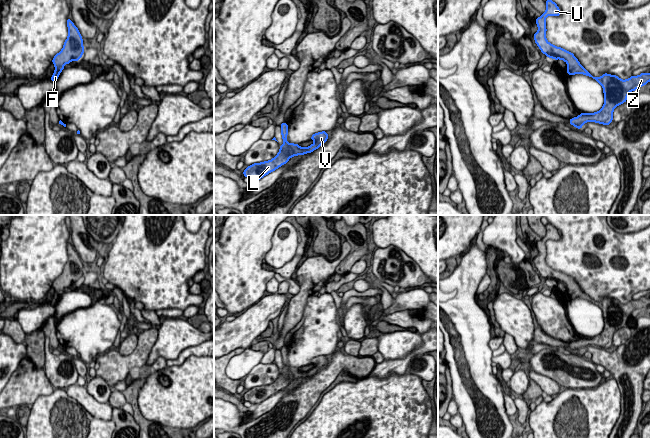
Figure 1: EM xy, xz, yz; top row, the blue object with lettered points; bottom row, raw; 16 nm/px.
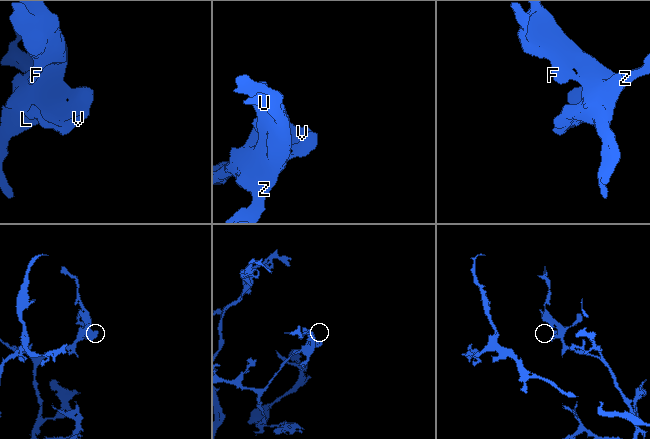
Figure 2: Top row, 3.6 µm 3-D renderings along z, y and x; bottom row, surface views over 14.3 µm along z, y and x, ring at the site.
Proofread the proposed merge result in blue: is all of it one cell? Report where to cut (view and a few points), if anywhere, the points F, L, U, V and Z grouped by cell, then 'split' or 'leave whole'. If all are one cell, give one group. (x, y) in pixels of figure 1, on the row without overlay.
cut none; groups F L U V Z; leave whole

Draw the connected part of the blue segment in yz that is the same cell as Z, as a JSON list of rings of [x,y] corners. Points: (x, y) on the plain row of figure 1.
[[[548,223],[546,226],[546,235],[535,246],[538,255],[533,262],[539,273],[548,282],[554,284],[560,283],[567,287],[566,297],[569,299],[583,298],[596,304],[602,311],[604,317],[604,329],[595,337],[583,337],[577,341],[571,342],[569,348],[581,353],[586,346],[595,346],[603,349],[609,349],[613,345],[614,332],[627,325],[627,320],[631,315],[646,309],[650,306],[650,297],[641,297],[638,300],[631,300],[626,304],[620,303],[616,299],[604,297],[601,301],[594,301],[580,288],[573,277],[554,270],[546,263],[546,241],[560,240],[560,233],[555,226]]]

